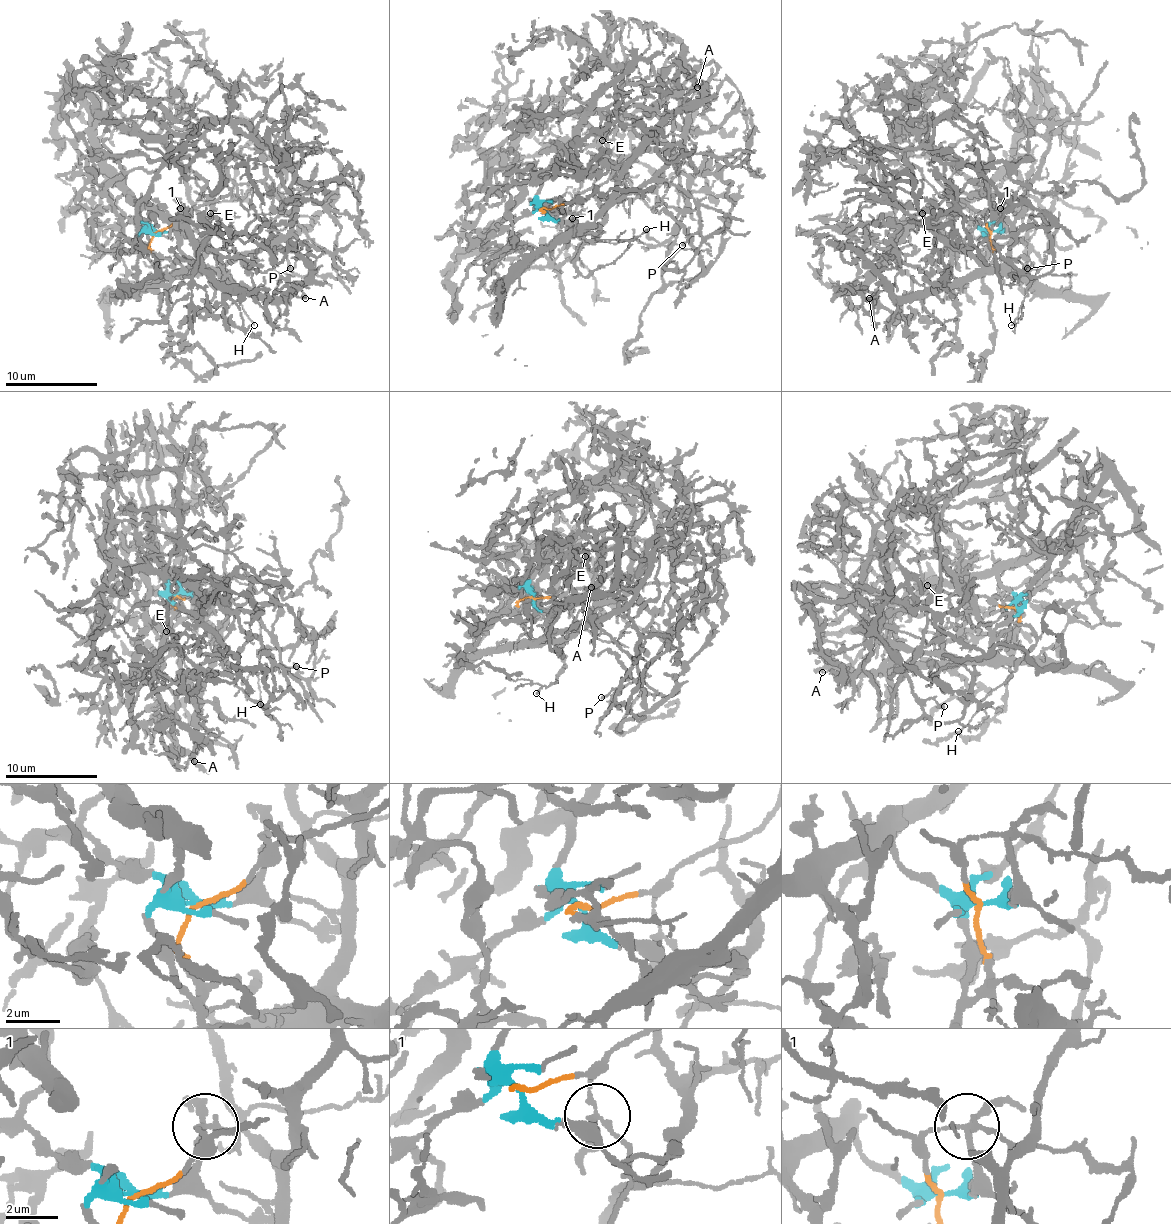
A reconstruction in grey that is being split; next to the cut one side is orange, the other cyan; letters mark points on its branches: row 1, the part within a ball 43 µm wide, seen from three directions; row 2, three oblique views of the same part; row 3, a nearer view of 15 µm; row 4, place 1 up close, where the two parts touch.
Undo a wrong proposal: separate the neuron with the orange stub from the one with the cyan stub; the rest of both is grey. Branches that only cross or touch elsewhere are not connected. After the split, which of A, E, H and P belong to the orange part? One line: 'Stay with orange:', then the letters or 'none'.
Stay with orange: H

